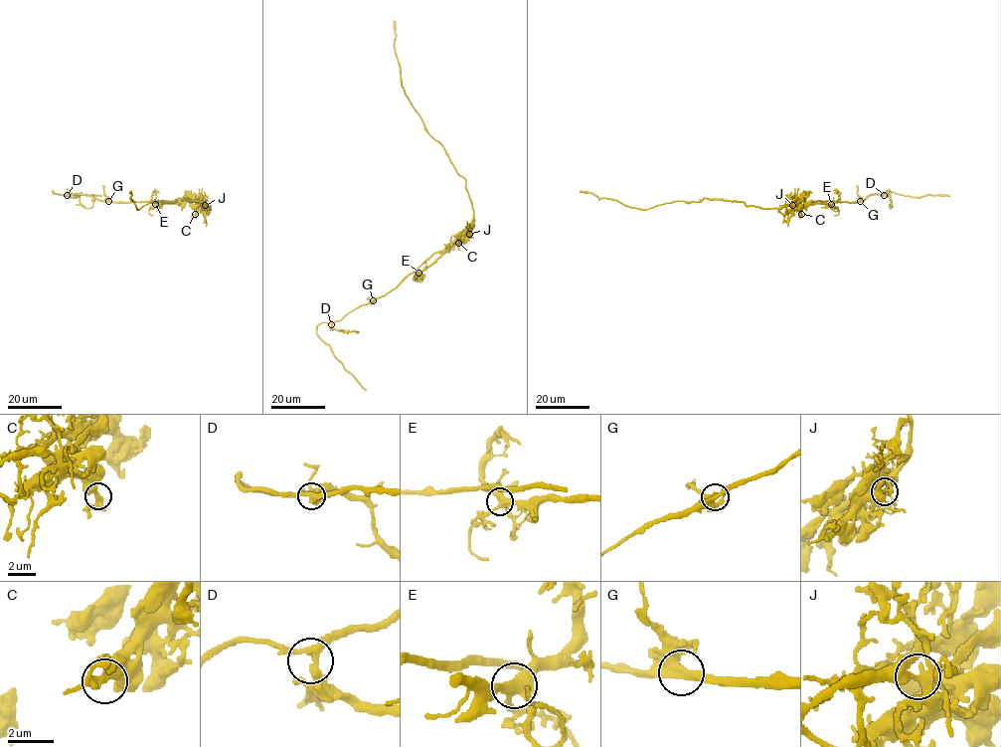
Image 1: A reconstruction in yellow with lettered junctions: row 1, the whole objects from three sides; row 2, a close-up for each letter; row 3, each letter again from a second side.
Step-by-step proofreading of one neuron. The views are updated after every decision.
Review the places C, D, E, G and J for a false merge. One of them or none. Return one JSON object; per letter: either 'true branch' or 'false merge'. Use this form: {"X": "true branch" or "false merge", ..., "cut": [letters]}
{"C": "true branch", "D": "true branch", "E": "true branch", "G": "true branch", "J": "true branch", "cut": []}

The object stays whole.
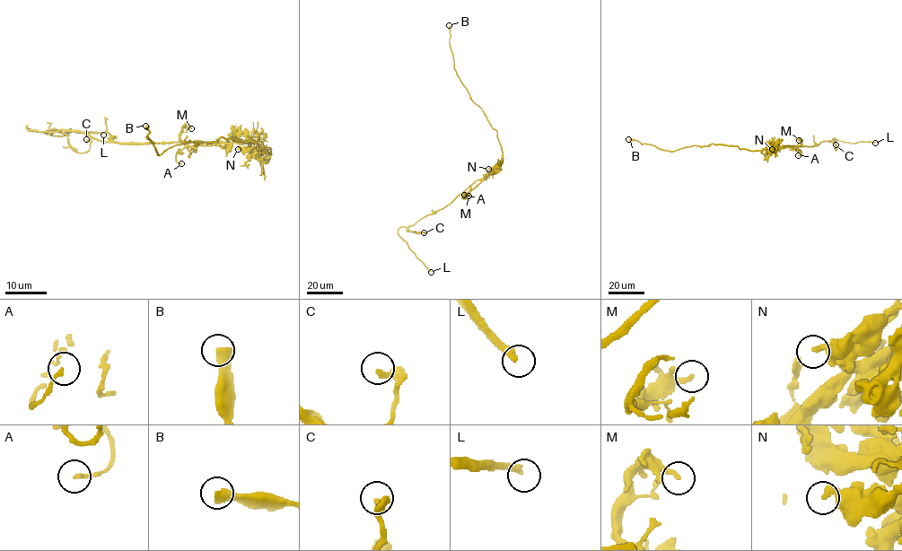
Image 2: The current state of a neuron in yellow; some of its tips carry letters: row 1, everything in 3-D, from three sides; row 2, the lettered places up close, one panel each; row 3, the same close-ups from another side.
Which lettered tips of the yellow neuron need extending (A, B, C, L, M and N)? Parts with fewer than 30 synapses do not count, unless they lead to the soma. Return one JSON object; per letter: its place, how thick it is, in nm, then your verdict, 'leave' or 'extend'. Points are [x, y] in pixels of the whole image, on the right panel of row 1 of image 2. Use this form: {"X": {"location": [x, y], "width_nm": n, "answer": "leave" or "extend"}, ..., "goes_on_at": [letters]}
{"A": {"location": [798, 155], "width_nm": 150, "answer": "leave"}, "B": {"location": [628, 139], "width_nm": 550, "answer": "leave"}, "C": {"location": [836, 144], "width_nm": 190, "answer": "leave"}, "L": {"location": [875, 143], "width_nm": 280, "answer": "extend"}, "M": {"location": [799, 140], "width_nm": 190, "answer": "leave"}, "N": {"location": [772, 149], "width_nm": 320, "answer": "leave"}, "goes_on_at": ["L"]}

